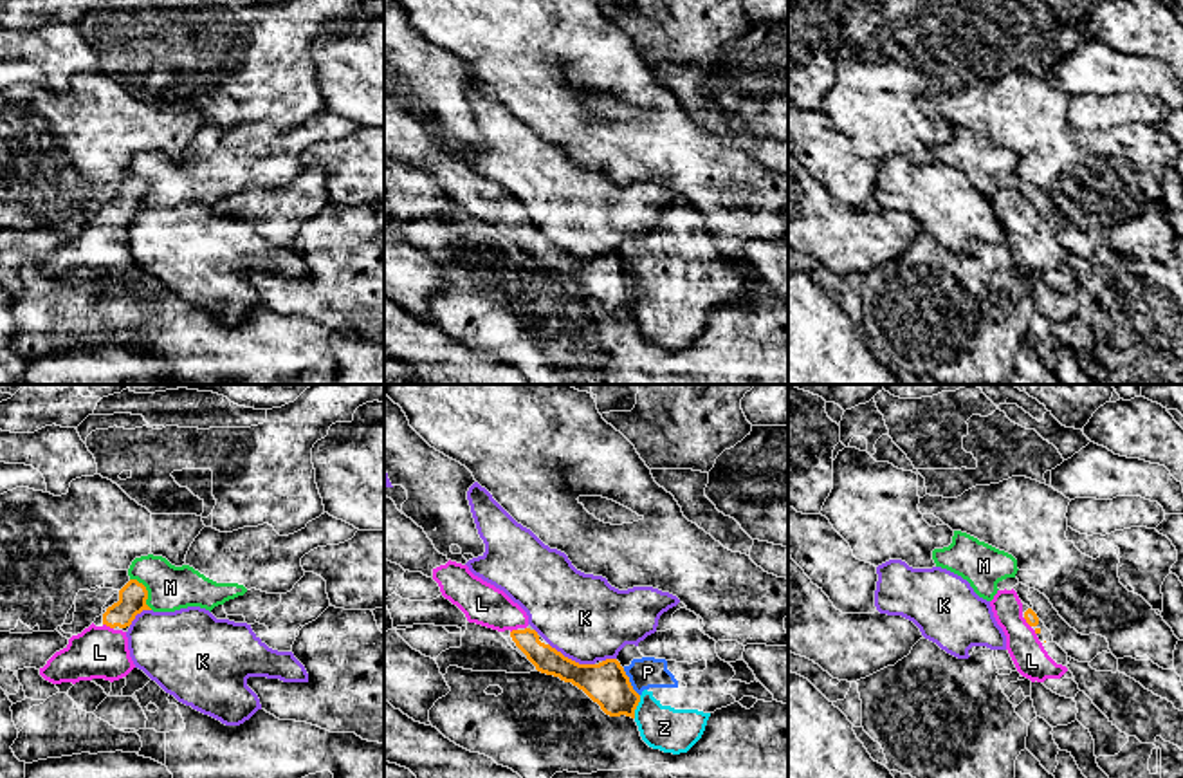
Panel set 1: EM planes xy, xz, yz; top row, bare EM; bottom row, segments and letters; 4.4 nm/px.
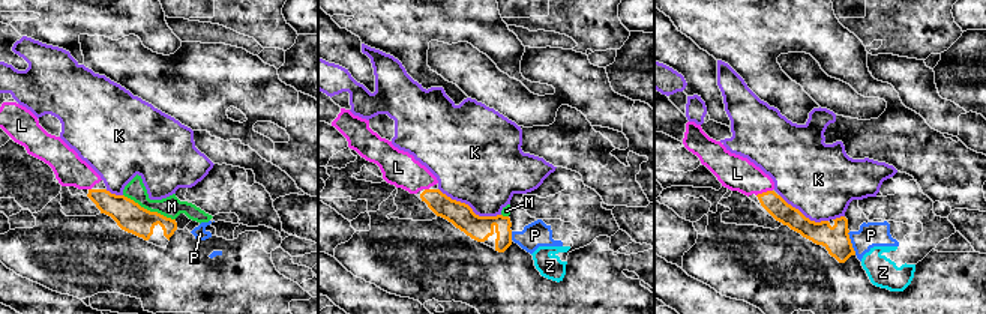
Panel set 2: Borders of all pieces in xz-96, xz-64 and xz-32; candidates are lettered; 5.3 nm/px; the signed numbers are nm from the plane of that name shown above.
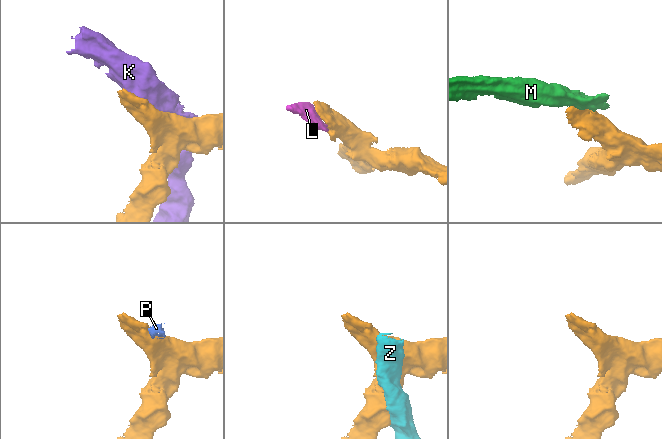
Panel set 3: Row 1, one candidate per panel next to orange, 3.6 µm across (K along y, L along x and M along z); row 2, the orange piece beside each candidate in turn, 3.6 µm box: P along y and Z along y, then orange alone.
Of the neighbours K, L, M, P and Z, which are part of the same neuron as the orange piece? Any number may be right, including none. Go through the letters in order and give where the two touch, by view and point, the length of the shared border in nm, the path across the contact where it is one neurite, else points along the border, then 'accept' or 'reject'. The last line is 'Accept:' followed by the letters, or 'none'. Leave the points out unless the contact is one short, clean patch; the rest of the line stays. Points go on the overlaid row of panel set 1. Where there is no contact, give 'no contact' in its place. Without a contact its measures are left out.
K: xz (570, 659) | 220 nm | reject
L: xy (109, 625) | 50 nm | across xy (132, 598), (109, 625), (100, 652) | accept
M: xy (146, 591) | 170 nm | along xy (130, 578), (136, 578), (145, 587), (146, 603), (152, 609) | reject
P: xz (630, 683) | 150 nm | along xz (623, 668), (639, 695) | reject
Z: xz (635, 706) | 110 nm | reject
Accept: L

